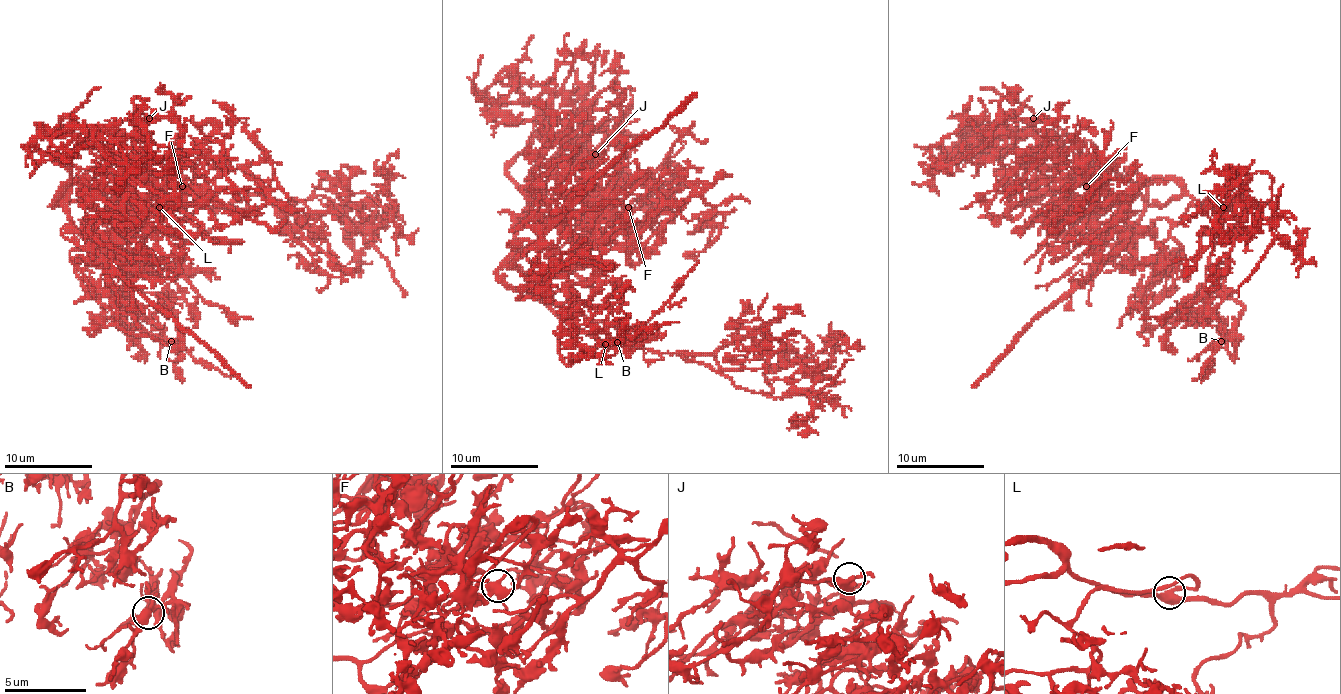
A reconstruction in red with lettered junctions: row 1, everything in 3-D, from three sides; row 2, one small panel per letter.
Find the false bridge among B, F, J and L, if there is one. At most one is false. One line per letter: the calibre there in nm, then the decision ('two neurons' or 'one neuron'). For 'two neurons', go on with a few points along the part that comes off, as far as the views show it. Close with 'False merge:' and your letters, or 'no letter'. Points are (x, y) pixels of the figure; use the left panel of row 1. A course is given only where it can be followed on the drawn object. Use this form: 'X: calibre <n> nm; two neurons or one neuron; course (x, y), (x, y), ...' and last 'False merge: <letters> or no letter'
B: calibre 360 nm; one neuron
F: calibre 400 nm; one neuron
J: calibre 440 nm; one neuron
L: calibre 400 nm; one neuron
False merge: no letter

